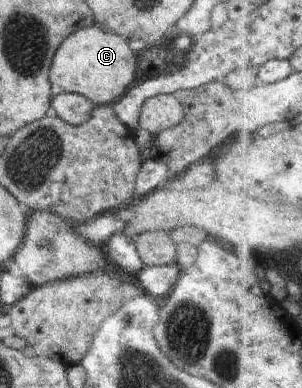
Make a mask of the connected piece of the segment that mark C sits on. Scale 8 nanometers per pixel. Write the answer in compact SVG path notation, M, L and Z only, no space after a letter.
M93 24L77 29L59 45L50 68L51 99L61 93L77 93L88 98L95 106L112 104L123 96L127 85L134 80L137 53L129 50L121 35Z

